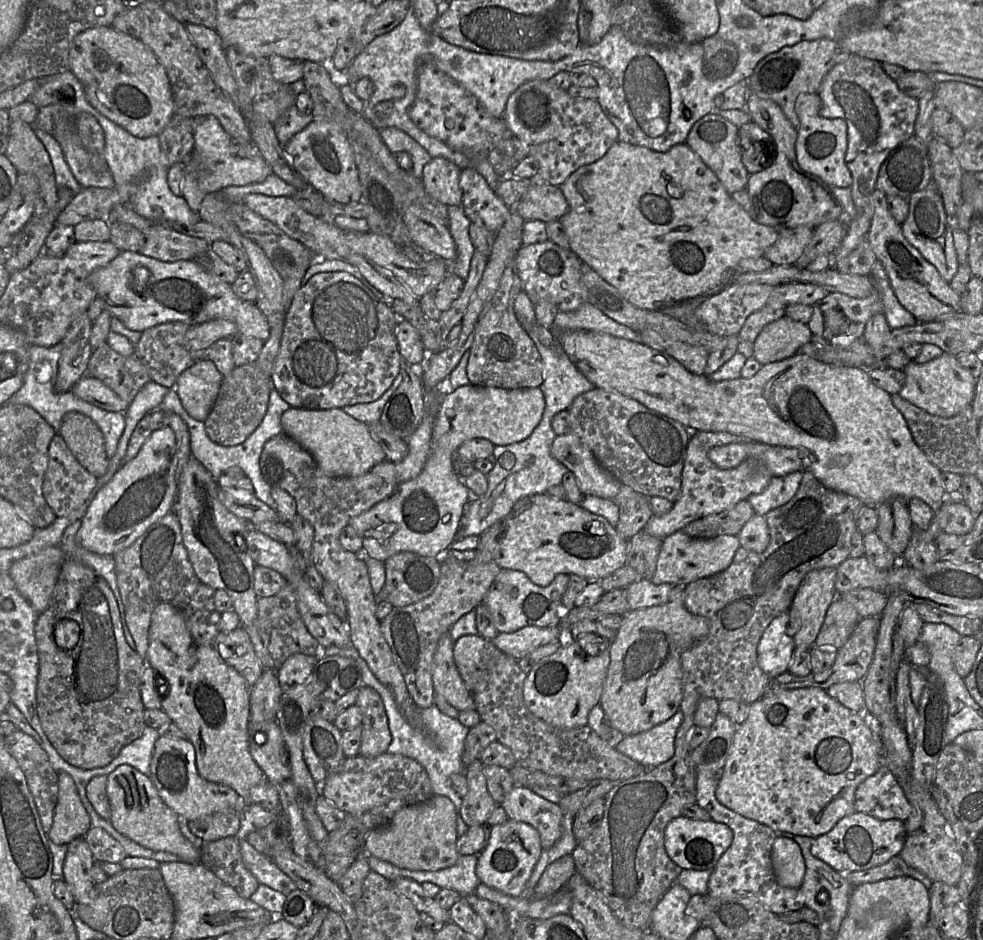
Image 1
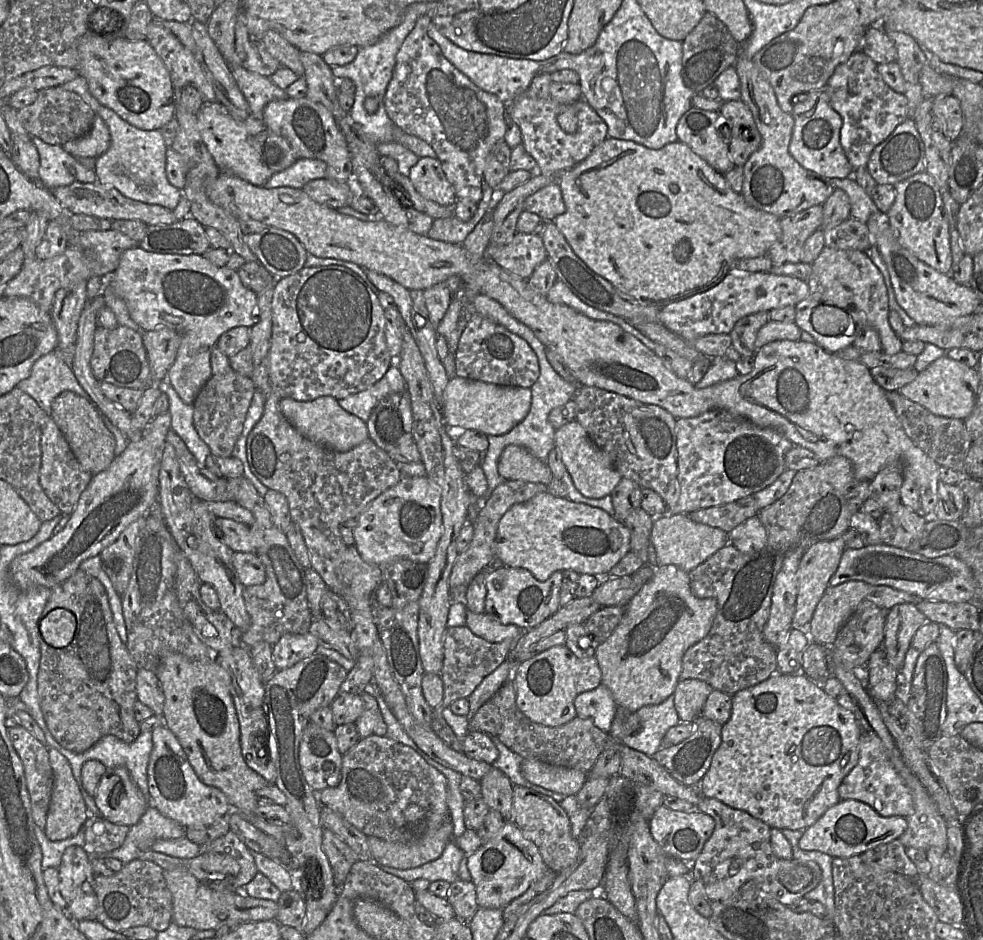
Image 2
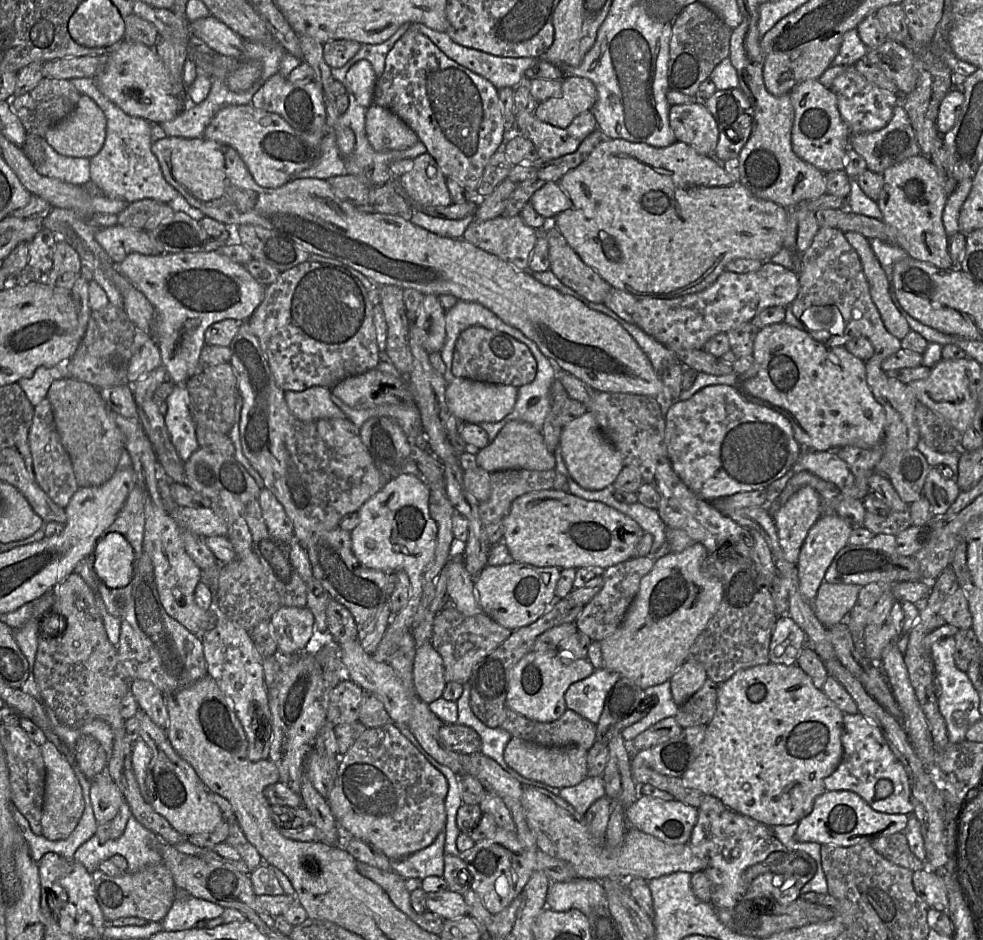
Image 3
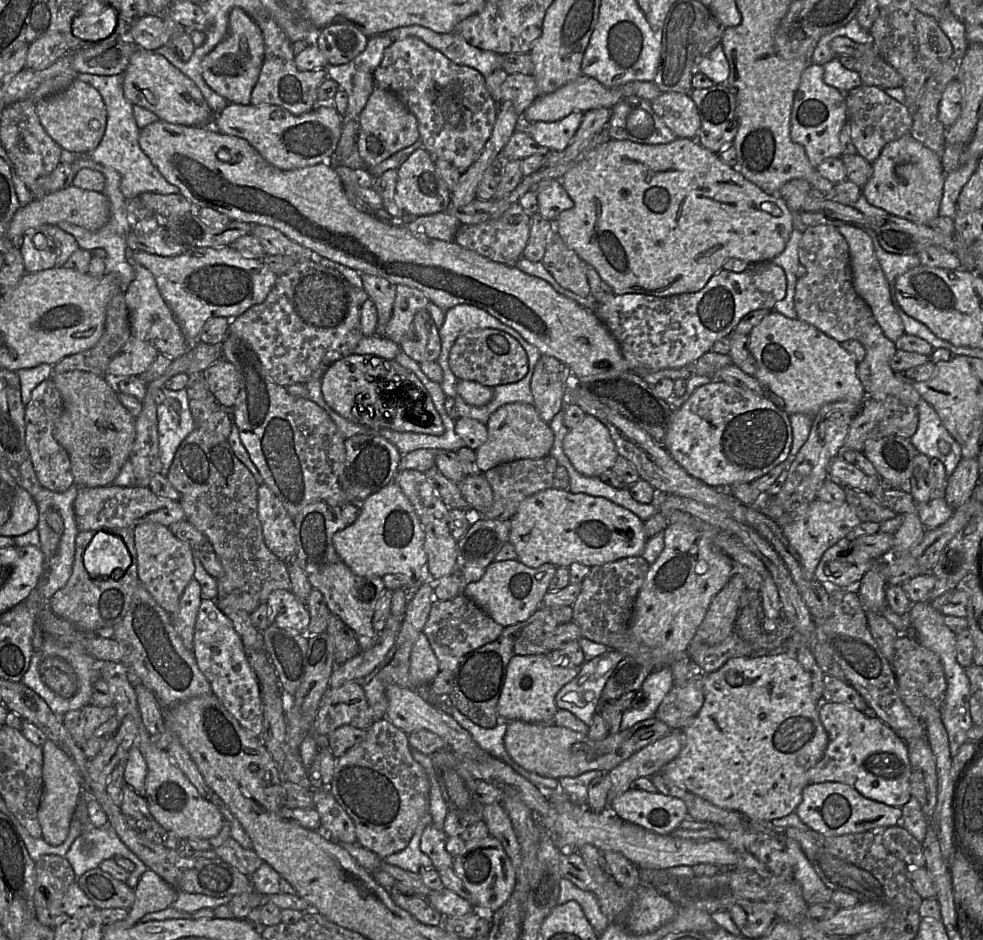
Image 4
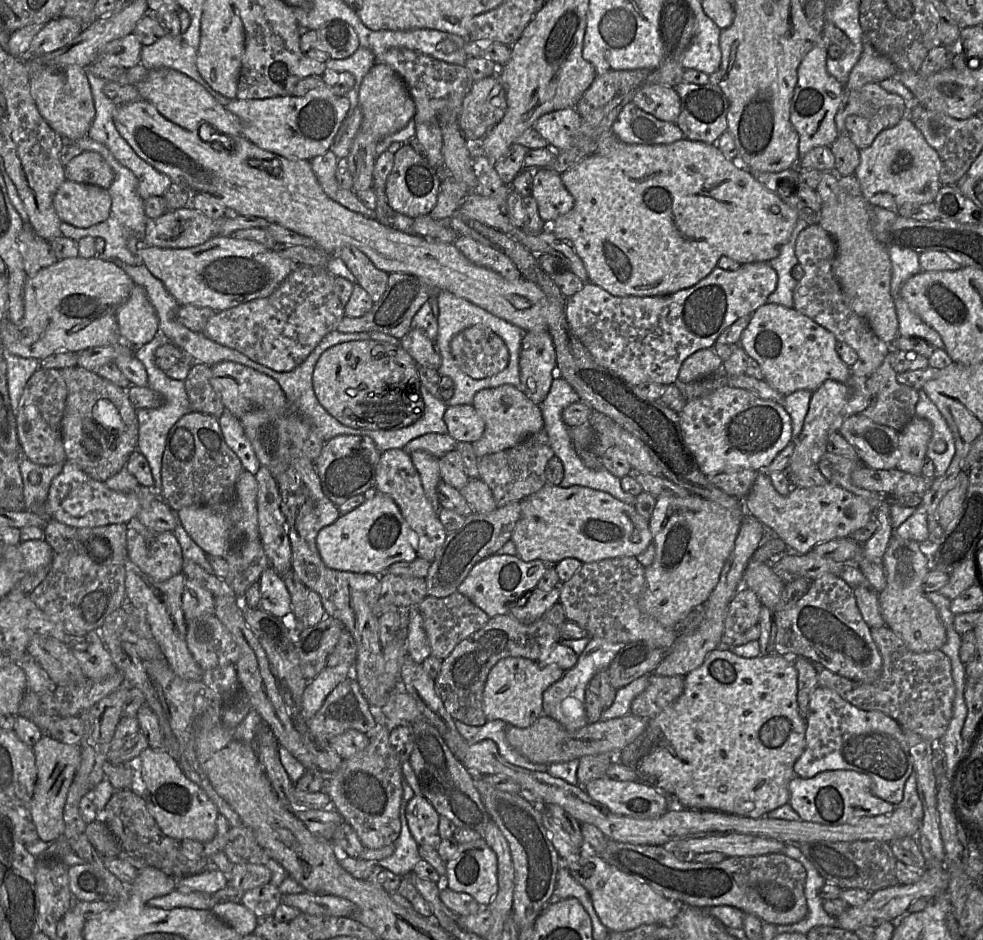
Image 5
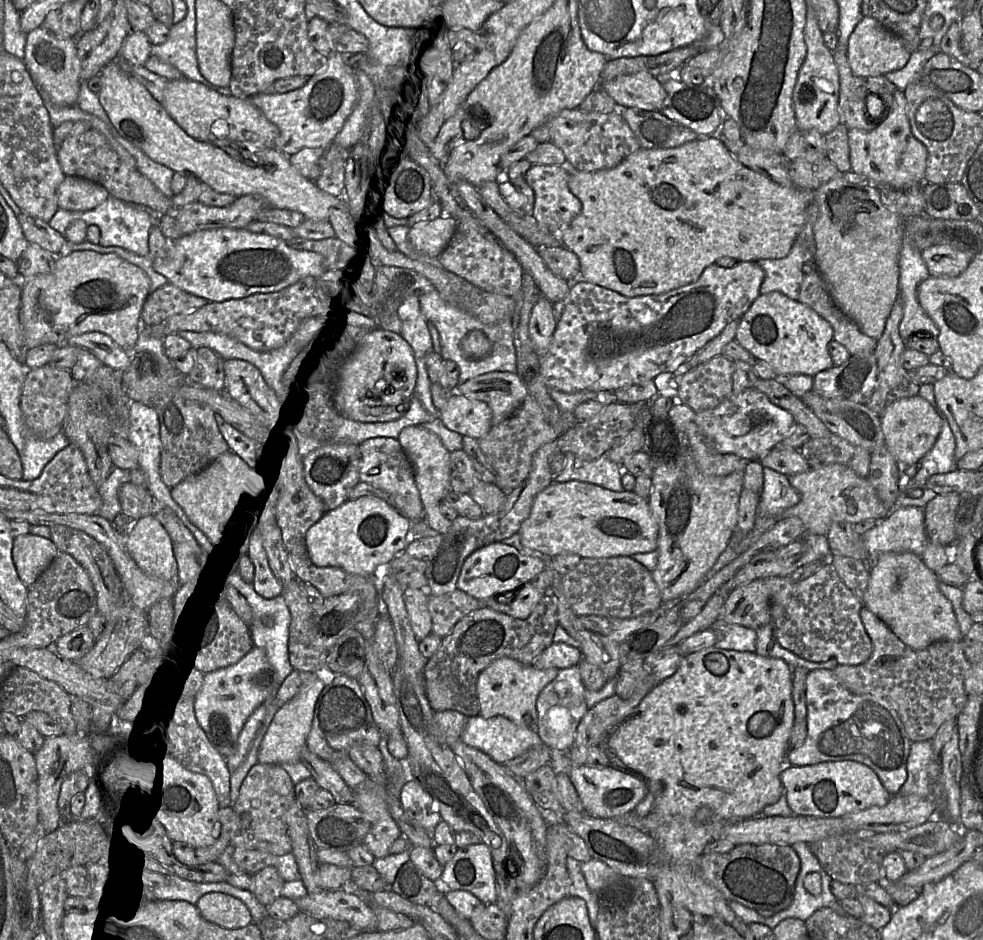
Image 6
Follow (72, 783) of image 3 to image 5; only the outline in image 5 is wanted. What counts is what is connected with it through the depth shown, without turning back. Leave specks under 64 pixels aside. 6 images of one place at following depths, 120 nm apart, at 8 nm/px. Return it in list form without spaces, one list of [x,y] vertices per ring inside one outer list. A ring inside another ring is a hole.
[[[48,735],[32,747],[37,768],[37,781],[30,803],[30,811],[39,839],[53,842],[64,833],[64,807],[69,788],[81,761],[80,745],[70,745]]]

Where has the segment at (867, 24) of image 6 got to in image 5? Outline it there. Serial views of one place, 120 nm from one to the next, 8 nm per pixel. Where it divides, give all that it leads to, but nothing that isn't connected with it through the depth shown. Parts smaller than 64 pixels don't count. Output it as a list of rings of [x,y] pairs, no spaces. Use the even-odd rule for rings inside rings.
[[[863,33],[862,52],[852,68],[845,89],[859,90],[863,85],[891,78],[898,71],[895,64],[875,50]]]

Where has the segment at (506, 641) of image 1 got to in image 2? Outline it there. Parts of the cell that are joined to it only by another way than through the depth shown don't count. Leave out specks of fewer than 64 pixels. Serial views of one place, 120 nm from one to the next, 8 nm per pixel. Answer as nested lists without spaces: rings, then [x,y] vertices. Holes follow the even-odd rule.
[[[467,610],[466,625],[477,636],[488,642],[499,643],[505,639],[518,639],[523,630],[516,625],[501,624],[488,613],[473,613]]]

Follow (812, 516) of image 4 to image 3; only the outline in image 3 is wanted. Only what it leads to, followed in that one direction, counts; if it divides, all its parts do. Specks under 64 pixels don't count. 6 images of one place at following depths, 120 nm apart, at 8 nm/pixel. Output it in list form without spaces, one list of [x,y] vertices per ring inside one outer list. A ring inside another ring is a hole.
[[[837,514],[820,516],[810,528],[796,564],[801,594],[810,603],[814,601],[820,585],[824,582],[825,573],[836,554],[848,544],[852,529],[853,527]]]

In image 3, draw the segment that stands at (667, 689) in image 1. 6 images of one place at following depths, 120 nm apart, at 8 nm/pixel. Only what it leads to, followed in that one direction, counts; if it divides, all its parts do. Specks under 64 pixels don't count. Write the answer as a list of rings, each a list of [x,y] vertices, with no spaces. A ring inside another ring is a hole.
[[[695,542],[681,552],[668,552],[654,559],[651,571],[641,579],[639,590],[622,623],[612,635],[600,641],[603,668],[619,673],[642,689],[670,680],[687,660],[692,645],[717,612],[722,599],[720,580],[707,575],[702,569],[708,554],[709,551],[702,543]]]

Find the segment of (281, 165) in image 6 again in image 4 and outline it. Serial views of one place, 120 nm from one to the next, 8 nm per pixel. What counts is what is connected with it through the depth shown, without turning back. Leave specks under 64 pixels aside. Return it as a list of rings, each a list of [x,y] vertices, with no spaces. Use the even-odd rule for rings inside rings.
[[[158,119],[140,130],[139,145],[144,153],[150,158],[152,163],[160,171],[163,177],[176,186],[180,193],[185,196],[195,208],[208,207],[225,214],[230,220],[247,222],[255,225],[266,225],[275,228],[286,235],[291,240],[309,248],[314,255],[321,255],[332,261],[348,266],[359,273],[367,273],[383,277],[394,284],[410,286],[422,291],[430,302],[435,303],[443,310],[448,310],[458,304],[475,306],[488,312],[503,324],[516,330],[525,340],[534,345],[542,355],[552,356],[562,362],[568,369],[569,375],[575,382],[592,382],[596,380],[611,379],[620,376],[625,372],[632,372],[625,361],[617,340],[613,337],[607,327],[594,313],[593,308],[586,308],[558,293],[548,282],[535,276],[528,275],[519,270],[516,266],[508,266],[490,260],[477,252],[464,248],[454,241],[442,241],[424,235],[418,235],[409,231],[406,227],[384,221],[370,214],[357,210],[348,200],[342,181],[336,173],[334,166],[329,162],[322,162],[313,166],[298,168],[293,170],[281,170],[262,158],[258,151],[245,139],[223,134],[213,128],[213,126],[184,126],[171,124]]]

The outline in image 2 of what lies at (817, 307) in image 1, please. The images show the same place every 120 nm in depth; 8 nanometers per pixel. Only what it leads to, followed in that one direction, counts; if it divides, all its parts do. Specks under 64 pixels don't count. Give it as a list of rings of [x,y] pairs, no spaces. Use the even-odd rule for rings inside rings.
[[[825,246],[811,267],[812,272],[807,280],[809,295],[795,305],[795,323],[801,330],[809,334],[810,331],[817,334],[811,320],[814,309],[819,305],[836,306],[849,315],[853,326],[849,327],[848,332],[846,330],[842,335],[838,335],[839,340],[831,341],[829,352],[837,353],[845,348],[845,339],[848,339],[854,332],[858,333],[863,327],[872,327],[878,332],[882,352],[894,355],[902,351],[903,341],[889,324],[890,308],[883,276],[865,252]]]

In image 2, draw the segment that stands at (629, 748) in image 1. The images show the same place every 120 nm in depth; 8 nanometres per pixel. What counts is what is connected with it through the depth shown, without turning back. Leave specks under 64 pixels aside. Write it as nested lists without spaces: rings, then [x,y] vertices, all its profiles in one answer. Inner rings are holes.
[[[669,696],[660,704],[642,707],[637,715],[640,723],[638,731],[624,736],[622,742],[652,757],[663,747],[668,729],[681,722],[674,706],[674,696]]]

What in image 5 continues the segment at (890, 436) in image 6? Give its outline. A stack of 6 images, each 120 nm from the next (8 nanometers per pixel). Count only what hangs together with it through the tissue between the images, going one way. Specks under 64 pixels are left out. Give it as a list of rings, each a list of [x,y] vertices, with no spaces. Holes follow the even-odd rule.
[[[915,416],[898,432],[900,460],[898,470],[913,475],[921,475],[928,444],[932,437],[931,423]]]

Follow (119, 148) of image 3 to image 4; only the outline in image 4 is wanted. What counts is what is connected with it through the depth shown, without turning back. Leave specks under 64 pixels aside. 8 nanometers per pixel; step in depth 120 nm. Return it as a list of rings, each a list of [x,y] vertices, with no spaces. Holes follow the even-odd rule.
[[[80,73],[77,78],[94,87],[101,95],[107,111],[107,124],[99,145],[89,153],[90,158],[106,167],[113,168],[121,176],[121,191],[129,200],[142,193],[159,194],[179,193],[179,189],[169,183],[139,145],[140,128],[133,114],[133,104],[123,93],[123,73],[111,76]]]

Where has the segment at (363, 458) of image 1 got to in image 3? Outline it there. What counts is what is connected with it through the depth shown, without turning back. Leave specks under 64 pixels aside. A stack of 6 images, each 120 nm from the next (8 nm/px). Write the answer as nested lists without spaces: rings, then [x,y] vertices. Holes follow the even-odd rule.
[[[313,386],[304,391],[286,391],[290,412],[299,420],[346,419],[346,414],[333,402],[331,389]]]

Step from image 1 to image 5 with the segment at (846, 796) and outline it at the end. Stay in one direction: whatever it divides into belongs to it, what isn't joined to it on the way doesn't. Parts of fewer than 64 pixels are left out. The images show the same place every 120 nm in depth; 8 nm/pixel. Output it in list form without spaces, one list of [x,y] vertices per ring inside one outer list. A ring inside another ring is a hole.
[[[718,647],[711,651],[696,669],[684,676],[682,694],[658,715],[648,720],[648,726],[642,735],[640,759],[634,766],[641,782],[659,791],[670,794],[675,804],[686,809],[717,810],[737,816],[760,818],[784,804],[789,803],[789,783],[796,776],[793,767],[803,753],[806,741],[806,719],[800,715],[797,703],[798,673],[792,659],[777,653],[762,654],[754,658],[744,658],[734,654],[729,647]]]

